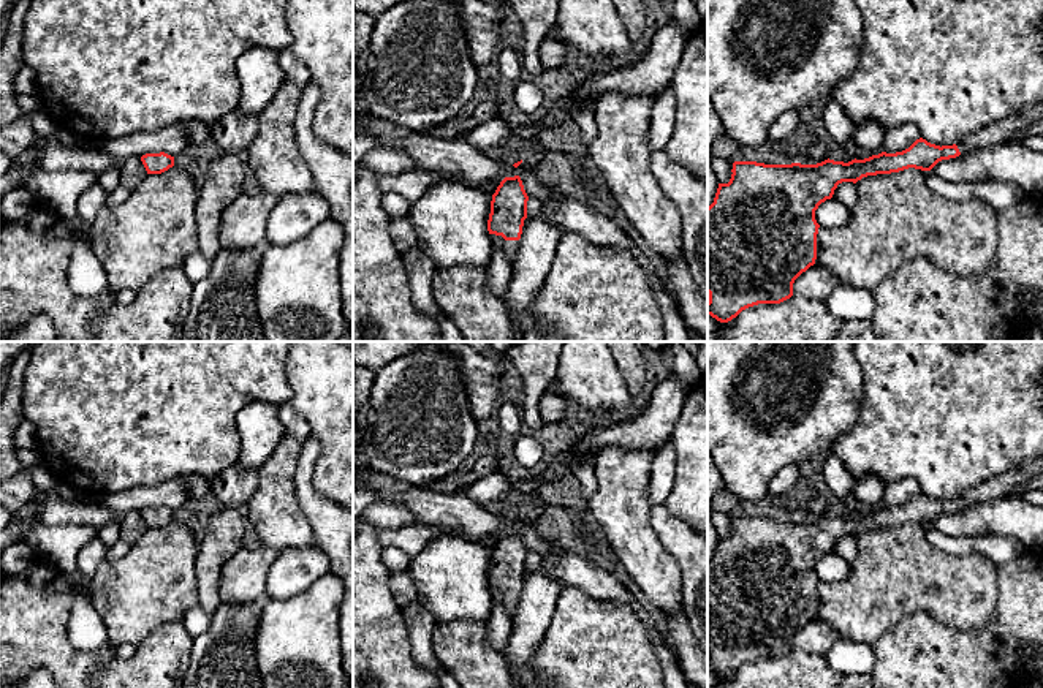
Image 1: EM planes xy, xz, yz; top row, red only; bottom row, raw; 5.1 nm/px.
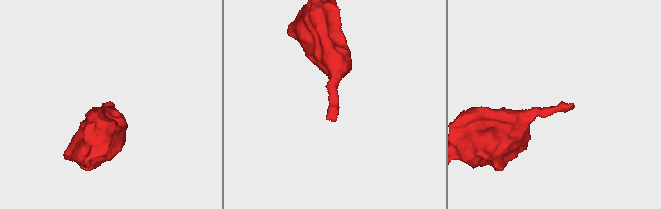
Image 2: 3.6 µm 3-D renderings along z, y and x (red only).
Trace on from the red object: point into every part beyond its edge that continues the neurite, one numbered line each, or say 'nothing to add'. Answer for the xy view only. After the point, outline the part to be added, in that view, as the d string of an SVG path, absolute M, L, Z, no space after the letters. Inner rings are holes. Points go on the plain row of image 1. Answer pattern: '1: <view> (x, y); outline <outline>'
nothing to add

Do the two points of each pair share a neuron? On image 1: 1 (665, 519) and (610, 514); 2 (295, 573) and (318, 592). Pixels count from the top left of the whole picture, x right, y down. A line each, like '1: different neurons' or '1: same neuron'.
1: different neurons
2: different neurons

